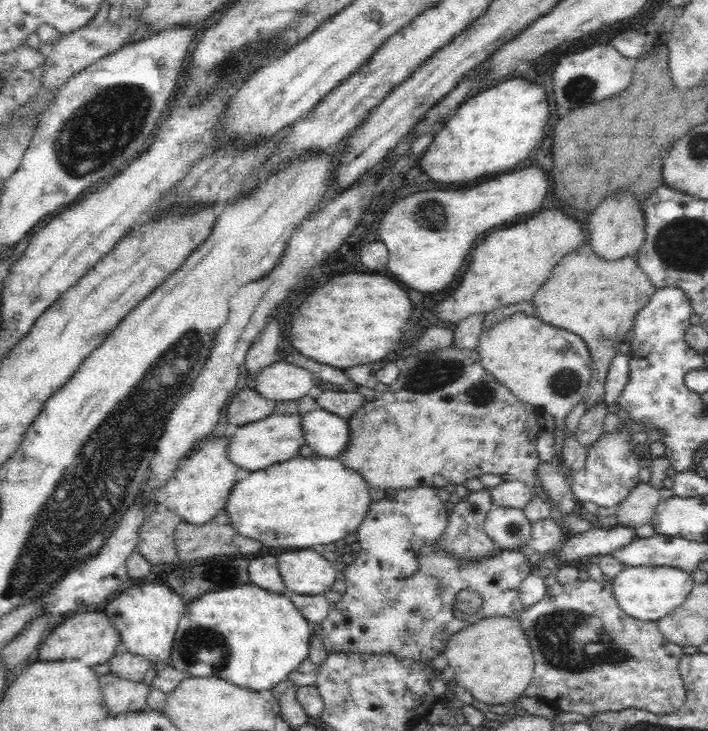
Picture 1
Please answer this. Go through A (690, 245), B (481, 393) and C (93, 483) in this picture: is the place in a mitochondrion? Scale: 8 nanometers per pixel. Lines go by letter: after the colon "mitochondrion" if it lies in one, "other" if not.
A: mitochondrion
B: mitochondrion
C: mitochondrion

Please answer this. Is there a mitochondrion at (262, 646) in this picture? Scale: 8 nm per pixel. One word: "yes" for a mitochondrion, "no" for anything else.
no

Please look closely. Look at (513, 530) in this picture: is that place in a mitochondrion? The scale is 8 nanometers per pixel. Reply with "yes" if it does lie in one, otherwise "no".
yes

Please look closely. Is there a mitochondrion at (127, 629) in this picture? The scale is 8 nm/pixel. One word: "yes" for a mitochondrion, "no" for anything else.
no

